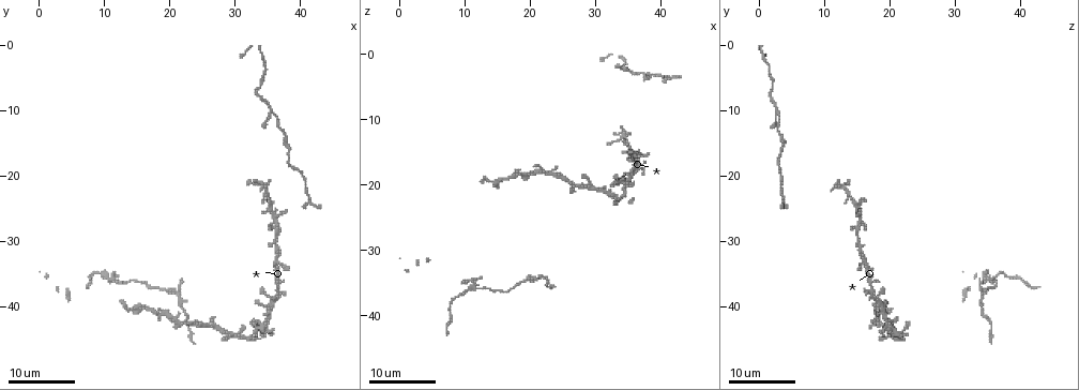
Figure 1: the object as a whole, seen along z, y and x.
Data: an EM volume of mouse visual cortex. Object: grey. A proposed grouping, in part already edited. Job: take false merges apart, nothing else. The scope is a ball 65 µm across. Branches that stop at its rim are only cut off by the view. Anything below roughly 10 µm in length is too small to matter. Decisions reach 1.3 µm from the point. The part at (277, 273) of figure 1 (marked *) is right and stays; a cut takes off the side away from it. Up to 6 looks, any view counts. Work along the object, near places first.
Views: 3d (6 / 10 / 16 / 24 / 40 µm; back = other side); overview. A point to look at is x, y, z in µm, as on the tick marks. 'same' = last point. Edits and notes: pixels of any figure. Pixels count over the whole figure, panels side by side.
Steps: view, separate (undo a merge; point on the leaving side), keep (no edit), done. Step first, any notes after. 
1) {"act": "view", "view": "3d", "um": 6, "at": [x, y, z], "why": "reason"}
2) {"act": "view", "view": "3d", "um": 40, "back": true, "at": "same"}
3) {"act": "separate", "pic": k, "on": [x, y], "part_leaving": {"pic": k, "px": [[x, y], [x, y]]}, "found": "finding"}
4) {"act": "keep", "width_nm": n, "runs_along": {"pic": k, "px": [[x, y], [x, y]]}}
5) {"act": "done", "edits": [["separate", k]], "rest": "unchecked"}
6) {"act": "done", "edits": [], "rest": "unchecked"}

{"act": "view", "view": "3d", "um": 16, "at": [26.5, 41.5, 21.5], "why": "sudden change in width"}

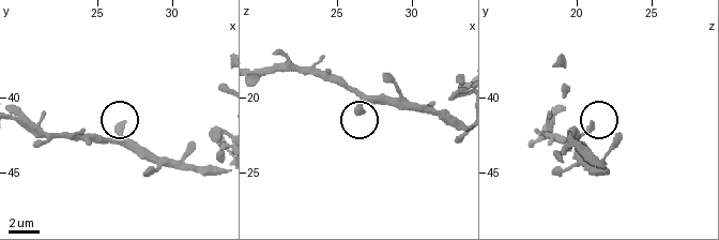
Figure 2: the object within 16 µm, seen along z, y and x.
{"act": "view", "view": "3d", "um": 6, "at": [26.4, 42.0, 21.0]}

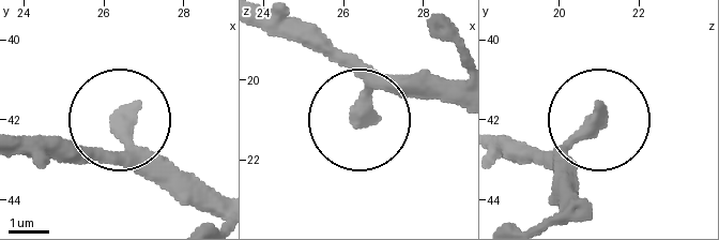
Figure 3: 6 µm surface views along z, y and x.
{"act": "keep", "found": "continuous, no second neuron"}

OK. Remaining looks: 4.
{"act": "view", "view": "3d", "um": 16, "at": [34.5, 22.0, 11.5], "why": "calibre changes"}

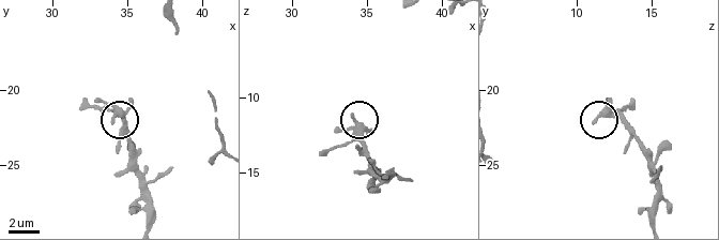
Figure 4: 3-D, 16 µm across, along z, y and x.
{"act": "view", "view": "3d", "um": 6, "at": [34.6, 21.6, 11.8]}

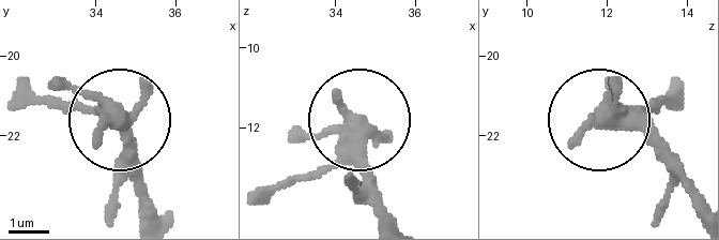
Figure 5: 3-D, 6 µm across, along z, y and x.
{"act": "view", "view": "3d", "um": 6, "back": true, "at": [34.45, 21.60, 11.90]}

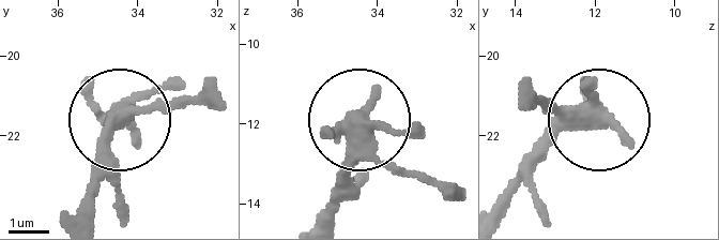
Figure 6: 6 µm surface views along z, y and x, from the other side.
{"act": "keep", "arms": 3, "found": "one neuron here"}

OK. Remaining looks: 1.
{"act": "done", "edits": [], "rest": "unchecked"}

